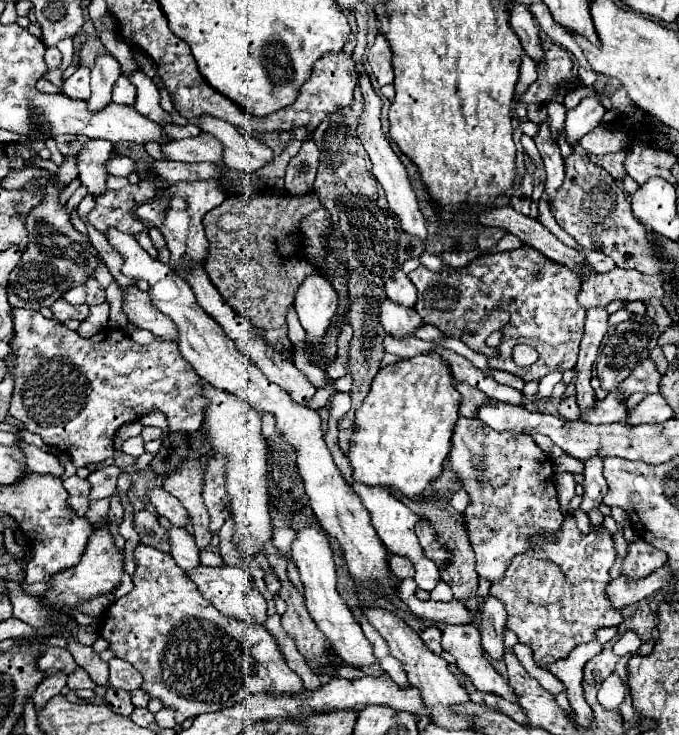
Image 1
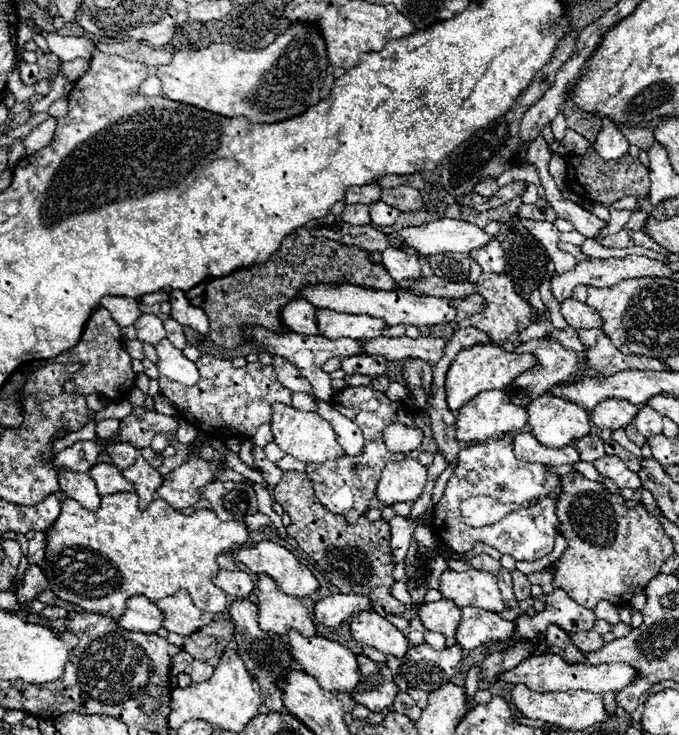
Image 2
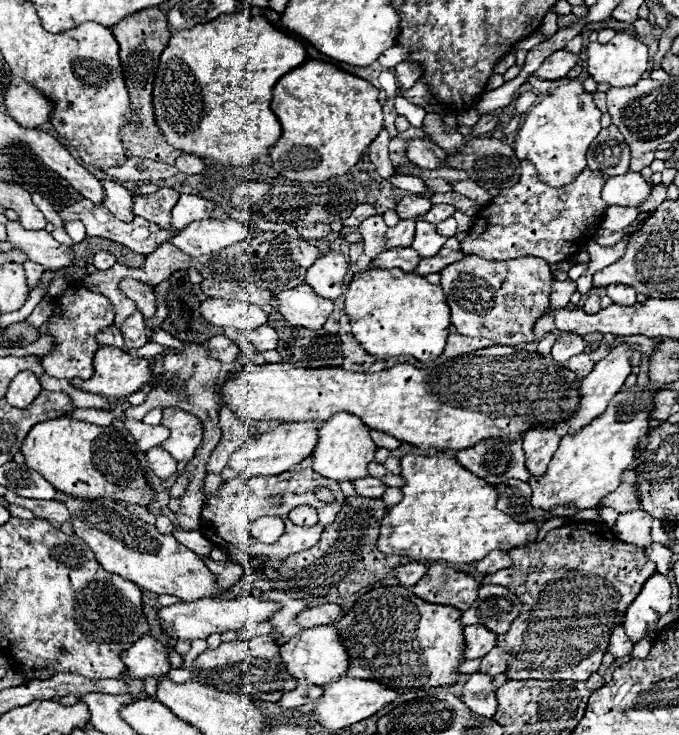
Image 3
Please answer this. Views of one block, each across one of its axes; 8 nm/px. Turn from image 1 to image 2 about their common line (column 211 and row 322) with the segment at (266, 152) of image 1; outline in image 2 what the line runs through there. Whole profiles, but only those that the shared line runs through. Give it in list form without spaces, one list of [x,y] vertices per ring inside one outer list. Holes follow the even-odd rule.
[[[106,296],[102,302],[100,302],[100,308],[106,308],[114,322],[118,326],[130,326],[136,322],[136,318],[142,314],[138,310],[138,300],[136,298],[128,298],[128,296]]]

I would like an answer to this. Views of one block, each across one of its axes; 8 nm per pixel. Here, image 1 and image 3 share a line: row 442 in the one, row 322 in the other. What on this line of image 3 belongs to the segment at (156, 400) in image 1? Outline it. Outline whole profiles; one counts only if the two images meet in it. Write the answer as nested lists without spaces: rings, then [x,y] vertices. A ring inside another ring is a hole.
[[[80,284],[70,286],[64,294],[60,294],[56,304],[58,306],[54,308],[50,320],[40,326],[40,334],[50,334],[52,338],[56,338],[56,348],[52,354],[42,358],[42,366],[44,366],[46,374],[54,376],[54,378],[88,380],[94,376],[92,358],[94,358],[96,350],[100,348],[94,340],[94,334],[114,322],[114,310],[112,310],[110,302],[106,300],[106,296],[90,292]]]

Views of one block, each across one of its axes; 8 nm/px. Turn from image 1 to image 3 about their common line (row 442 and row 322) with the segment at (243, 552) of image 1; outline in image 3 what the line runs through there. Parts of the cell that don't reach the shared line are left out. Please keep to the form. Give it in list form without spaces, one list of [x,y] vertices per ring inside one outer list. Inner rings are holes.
[[[208,298],[200,306],[200,314],[214,326],[230,326],[236,330],[256,330],[266,324],[266,314],[260,306],[244,300]]]

